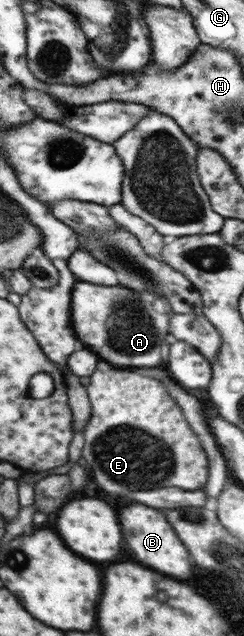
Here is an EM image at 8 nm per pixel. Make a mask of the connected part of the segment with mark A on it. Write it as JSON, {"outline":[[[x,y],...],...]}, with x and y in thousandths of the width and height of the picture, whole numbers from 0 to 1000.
{"outline":[[[320,440],[291,458],[291,506],[324,544],[357,546],[406,566],[504,577],[652,577],[668,542],[684,542],[689,502],[705,489],[689,476],[619,459],[561,459],[520,450],[418,450]]]}

